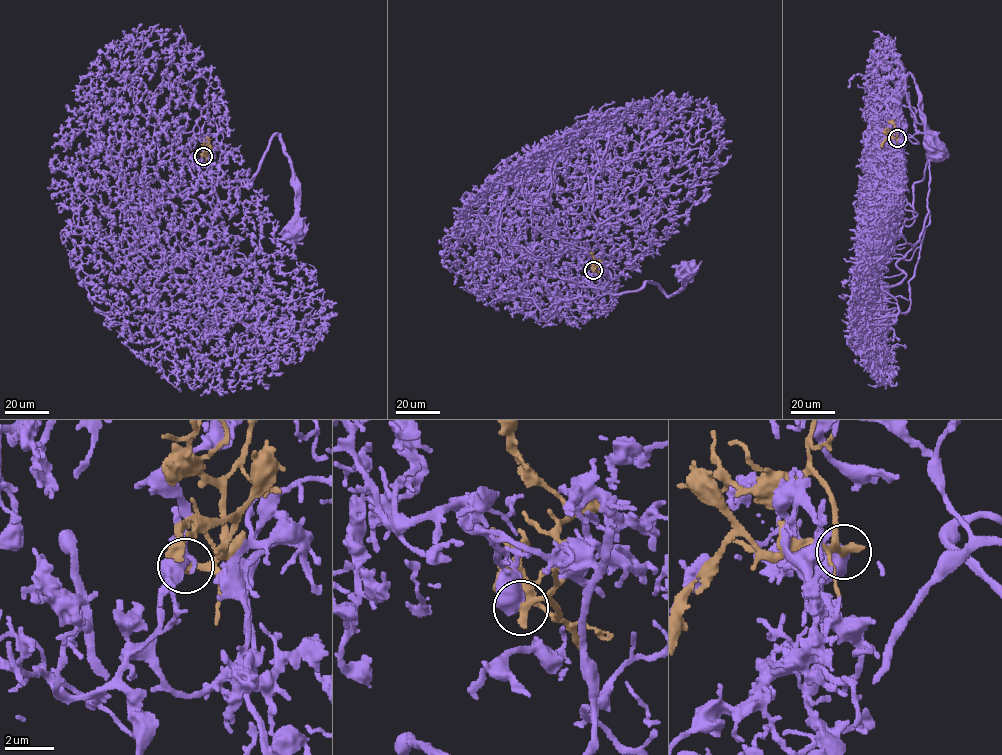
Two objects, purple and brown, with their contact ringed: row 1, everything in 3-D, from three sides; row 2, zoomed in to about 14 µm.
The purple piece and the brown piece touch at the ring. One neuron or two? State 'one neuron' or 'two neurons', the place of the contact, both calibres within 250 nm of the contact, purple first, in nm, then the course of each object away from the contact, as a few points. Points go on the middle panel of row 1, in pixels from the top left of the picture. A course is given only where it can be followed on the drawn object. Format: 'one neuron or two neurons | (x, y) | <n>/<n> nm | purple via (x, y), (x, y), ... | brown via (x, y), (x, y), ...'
two neurons | (593, 270) | 550/400 nm | purple via (593, 270), (599, 264), (600, 283), (583, 283), (580, 292), (593, 298), (652, 281), (670, 296), (690, 268) | brown via (593, 270), (597, 261), (592, 252)

